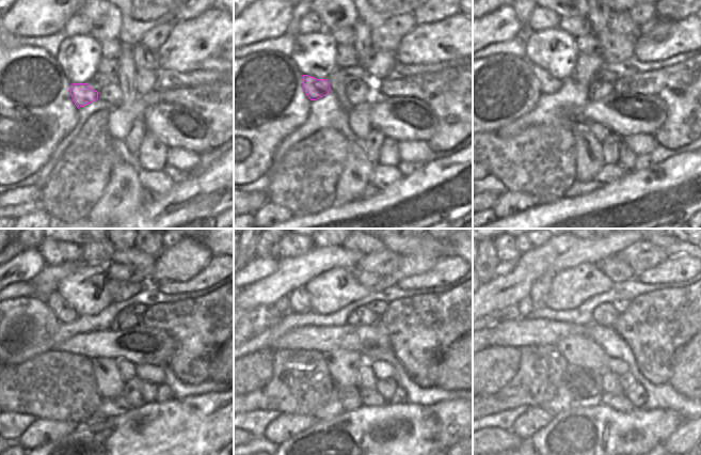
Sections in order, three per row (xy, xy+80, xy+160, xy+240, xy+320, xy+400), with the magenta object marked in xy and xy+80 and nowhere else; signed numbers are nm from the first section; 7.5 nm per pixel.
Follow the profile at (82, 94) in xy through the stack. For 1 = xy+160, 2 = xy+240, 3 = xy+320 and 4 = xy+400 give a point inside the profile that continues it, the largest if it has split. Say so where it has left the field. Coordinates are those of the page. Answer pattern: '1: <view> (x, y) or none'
1: xy+160 (548, 84)
2: xy+240 (63, 312)
3: xy+320 (298, 300)
4: xy+400 (539, 289)

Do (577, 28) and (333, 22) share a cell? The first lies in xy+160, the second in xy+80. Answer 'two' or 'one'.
two

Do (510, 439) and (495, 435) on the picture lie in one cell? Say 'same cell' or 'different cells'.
same cell

